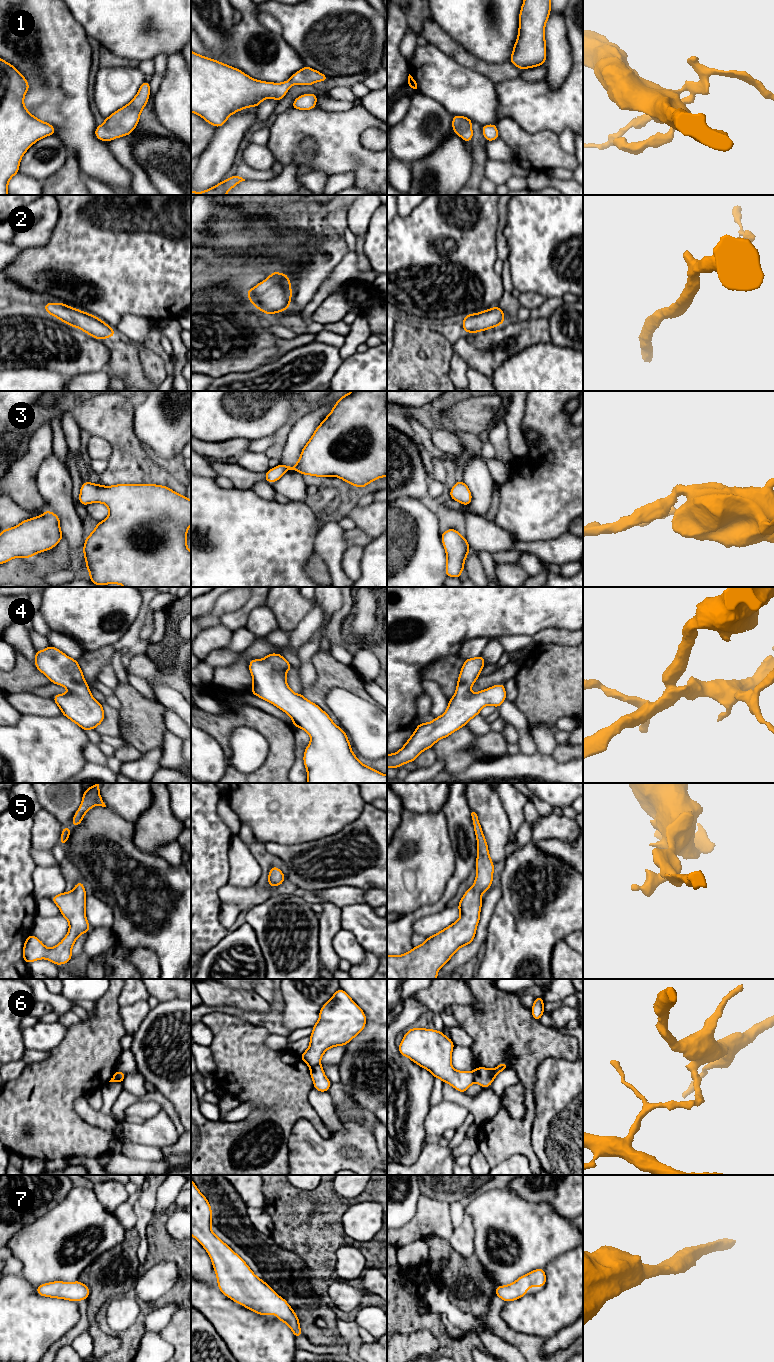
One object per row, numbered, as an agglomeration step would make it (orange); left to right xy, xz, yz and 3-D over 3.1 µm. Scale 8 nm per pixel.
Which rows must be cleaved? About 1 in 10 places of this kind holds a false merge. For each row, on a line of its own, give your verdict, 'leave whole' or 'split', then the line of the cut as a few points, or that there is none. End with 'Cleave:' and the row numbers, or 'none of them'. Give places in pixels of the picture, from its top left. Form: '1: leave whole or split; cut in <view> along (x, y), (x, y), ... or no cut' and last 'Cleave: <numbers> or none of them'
1: leave whole; no cut
2: leave whole; no cut
3: leave whole; no cut
4: leave whole; no cut
5: leave whole; no cut
6: split; cut in xz along (319, 1064), (310, 1067)
7: leave whole; no cut
Cleave: 6

